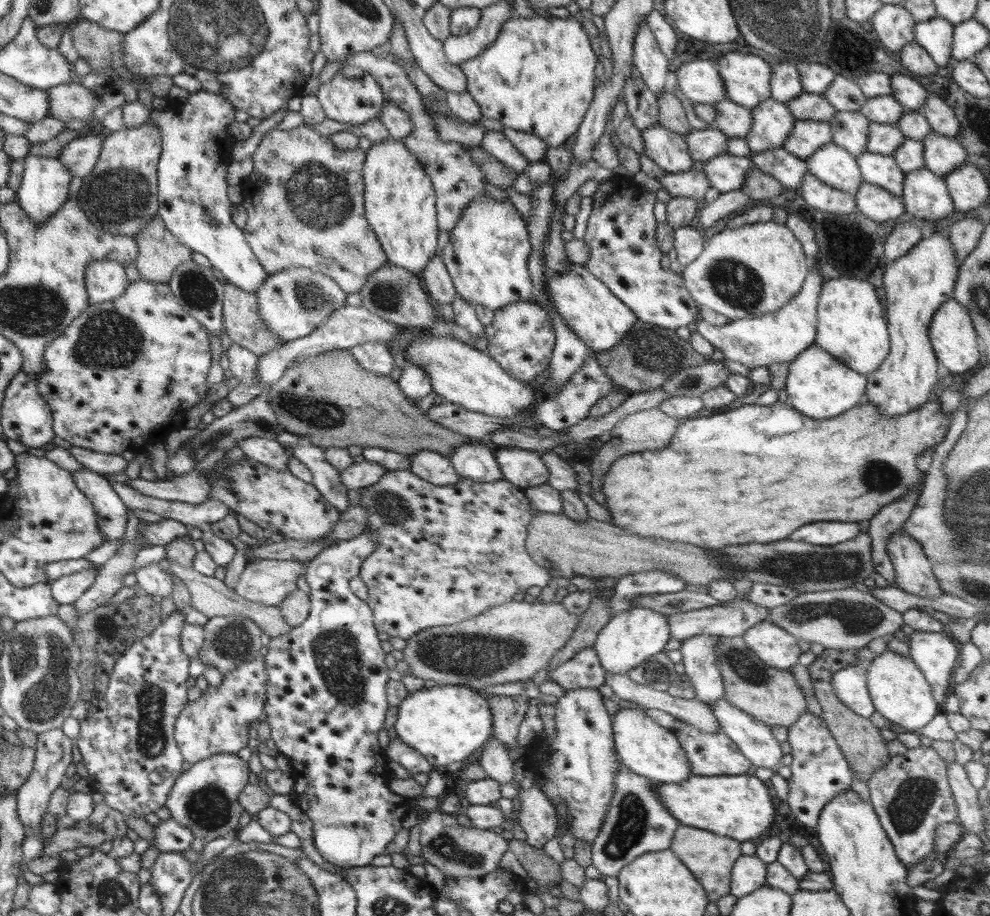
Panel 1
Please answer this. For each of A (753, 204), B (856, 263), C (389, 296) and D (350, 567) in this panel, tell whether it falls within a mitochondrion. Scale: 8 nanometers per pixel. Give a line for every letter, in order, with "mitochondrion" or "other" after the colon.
A: other
B: other
C: mitochondrion
D: other

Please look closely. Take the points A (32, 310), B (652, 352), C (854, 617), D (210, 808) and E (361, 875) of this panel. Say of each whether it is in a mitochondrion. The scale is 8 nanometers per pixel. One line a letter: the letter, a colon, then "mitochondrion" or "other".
A: mitochondrion
B: mitochondrion
C: mitochondrion
D: mitochondrion
E: other

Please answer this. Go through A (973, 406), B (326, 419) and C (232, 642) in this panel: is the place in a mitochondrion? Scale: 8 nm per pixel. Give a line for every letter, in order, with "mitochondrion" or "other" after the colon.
A: other
B: mitochondrion
C: mitochondrion

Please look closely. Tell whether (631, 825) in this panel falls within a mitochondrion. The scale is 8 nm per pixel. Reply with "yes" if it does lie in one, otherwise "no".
yes

